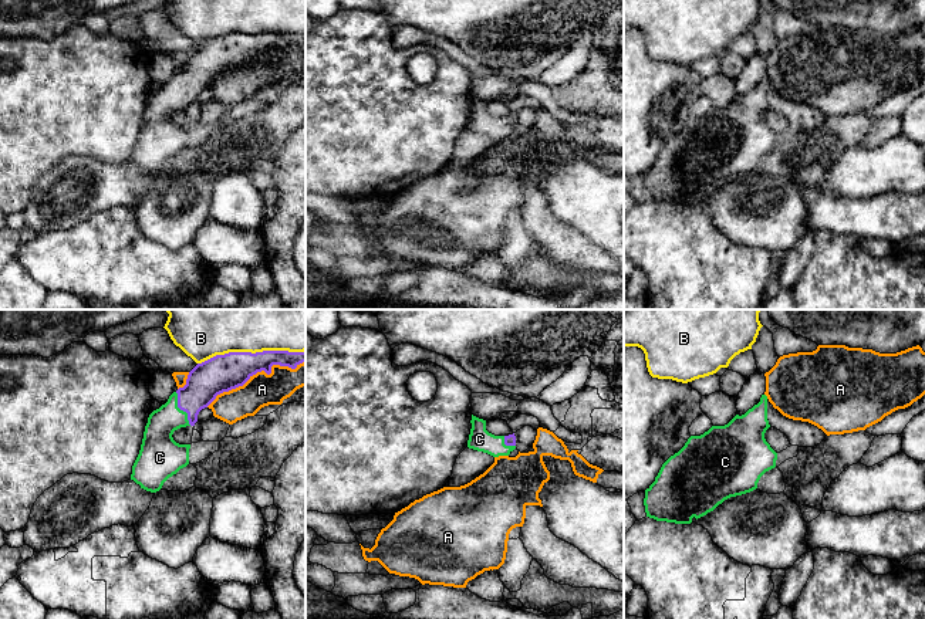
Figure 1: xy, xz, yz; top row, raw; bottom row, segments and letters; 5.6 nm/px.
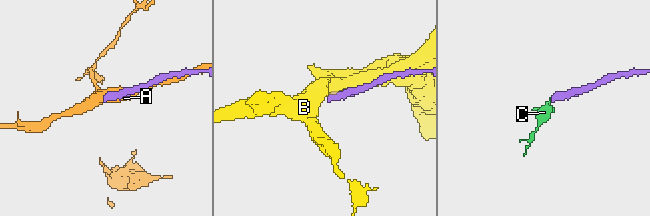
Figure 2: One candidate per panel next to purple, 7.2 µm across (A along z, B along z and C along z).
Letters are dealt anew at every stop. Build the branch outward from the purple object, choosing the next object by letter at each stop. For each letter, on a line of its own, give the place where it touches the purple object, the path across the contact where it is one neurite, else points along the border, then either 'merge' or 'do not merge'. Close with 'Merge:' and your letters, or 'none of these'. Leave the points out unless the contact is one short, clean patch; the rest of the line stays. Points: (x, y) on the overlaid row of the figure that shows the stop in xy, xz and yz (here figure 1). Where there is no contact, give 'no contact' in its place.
A: contact xy (257, 371); do not merge
B: contact xy (250, 352); do not merge
C: contact xy (181, 409); way xy (211, 378), (181, 409), (158, 432), (158, 446); merge
Merge: C

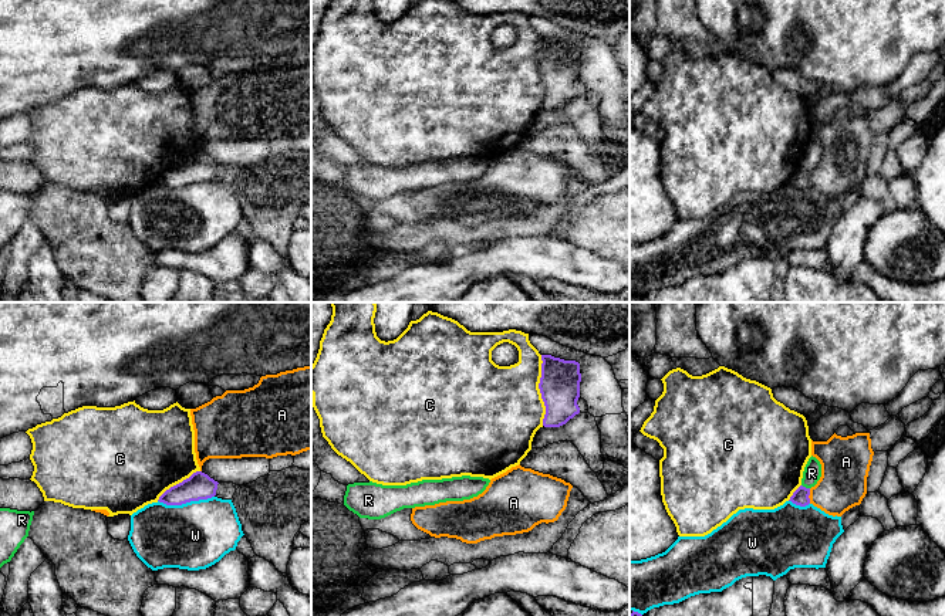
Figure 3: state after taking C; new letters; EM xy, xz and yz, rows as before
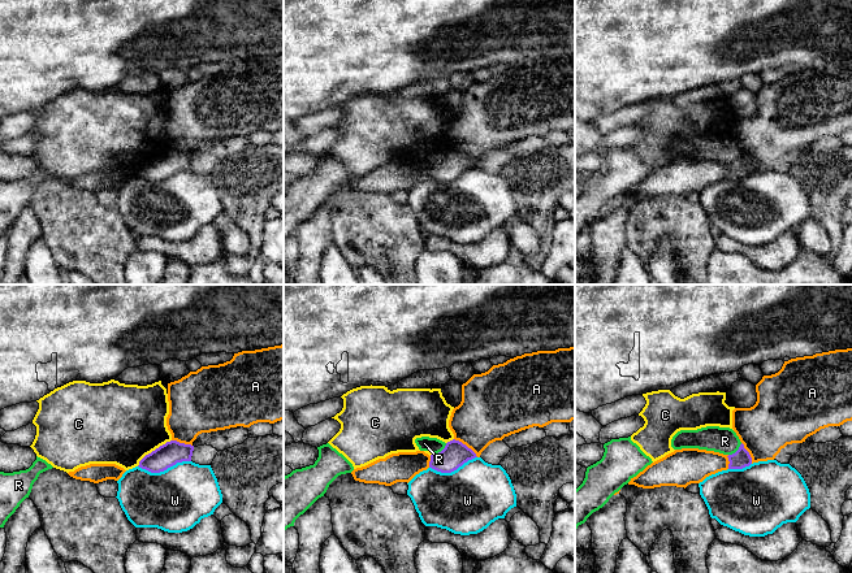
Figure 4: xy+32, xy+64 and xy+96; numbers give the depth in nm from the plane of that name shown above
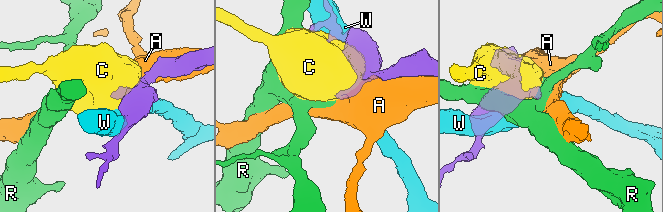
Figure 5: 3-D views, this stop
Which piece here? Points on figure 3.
A: contact yz (809, 494); do not merge
C: contact xz (540, 391); do not merge
R: contact yz (805, 487); border yz (802, 484), (809, 488); do not merge
W: contact xy (185, 503); do not merge
Merge: none of these

